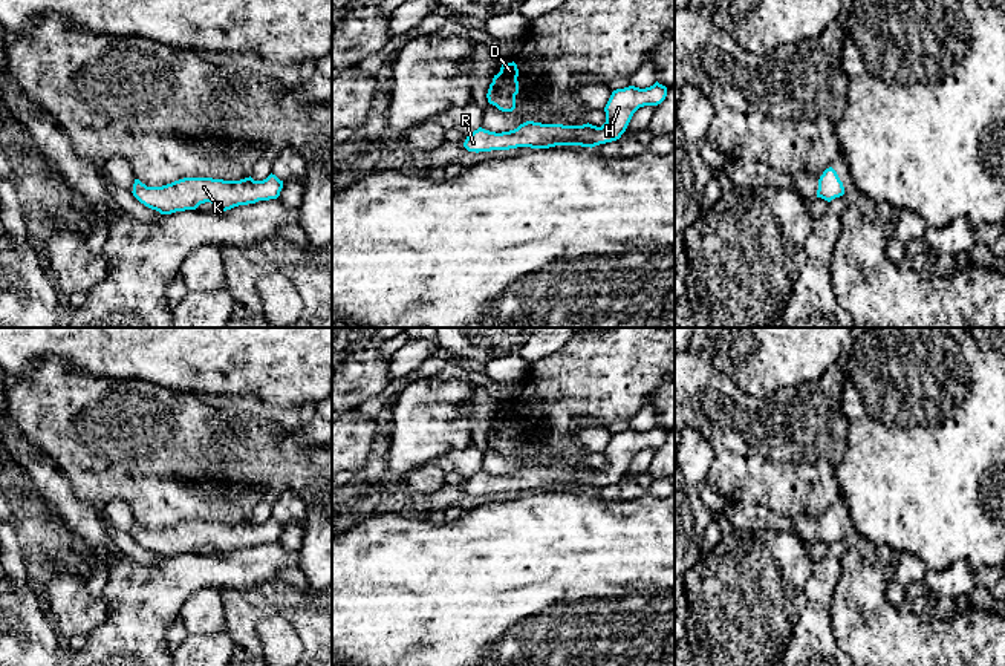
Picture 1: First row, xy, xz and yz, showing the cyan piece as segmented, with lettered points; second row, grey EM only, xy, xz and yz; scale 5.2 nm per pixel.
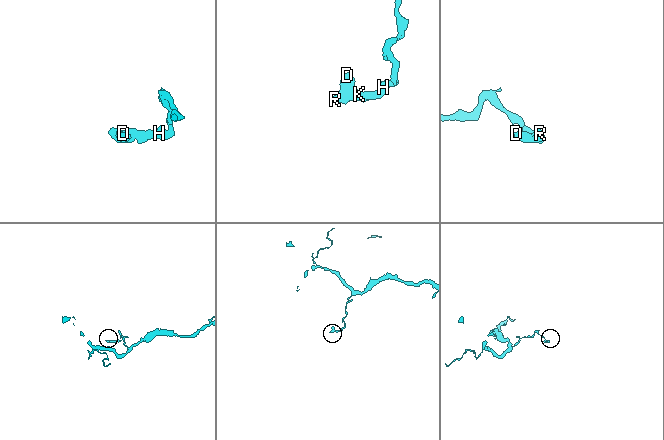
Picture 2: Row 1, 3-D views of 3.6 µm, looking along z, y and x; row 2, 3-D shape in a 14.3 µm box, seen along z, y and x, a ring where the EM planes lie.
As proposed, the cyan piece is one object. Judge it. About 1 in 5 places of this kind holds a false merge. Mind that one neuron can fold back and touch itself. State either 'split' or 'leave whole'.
leave whole

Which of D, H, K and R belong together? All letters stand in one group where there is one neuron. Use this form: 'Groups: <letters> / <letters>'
Groups: D H K R

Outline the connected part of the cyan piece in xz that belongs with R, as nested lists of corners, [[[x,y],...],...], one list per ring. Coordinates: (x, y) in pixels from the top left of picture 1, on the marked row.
[[[658,81],[646,89],[629,86],[612,92],[601,127],[592,124],[563,126],[526,121],[509,132],[489,132],[482,127],[463,142],[468,152],[509,150],[517,147],[549,149],[555,145],[595,147],[621,138],[633,113],[644,106],[658,106],[667,96],[667,87]]]

